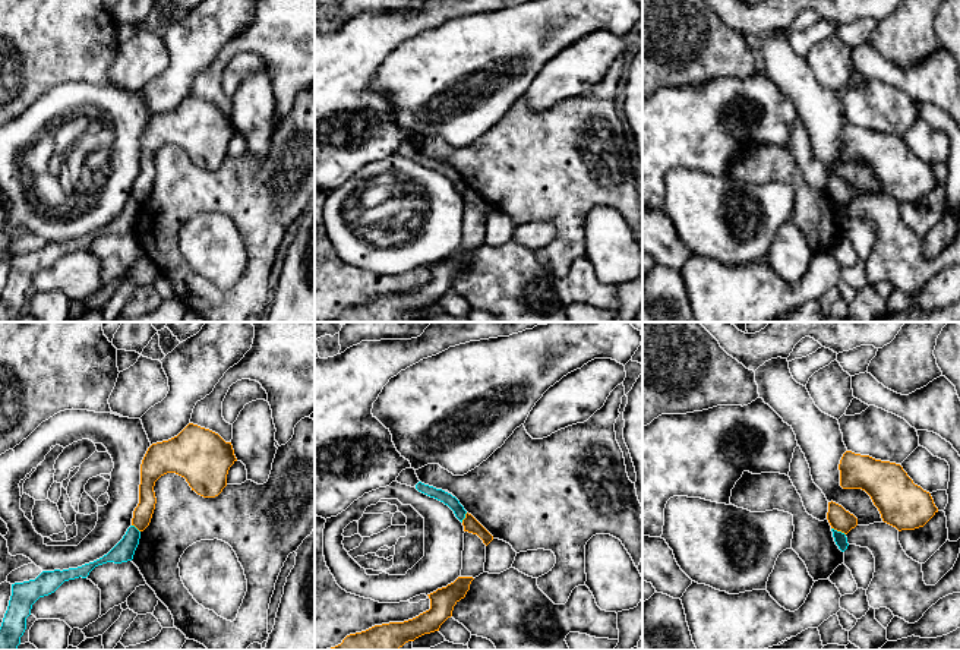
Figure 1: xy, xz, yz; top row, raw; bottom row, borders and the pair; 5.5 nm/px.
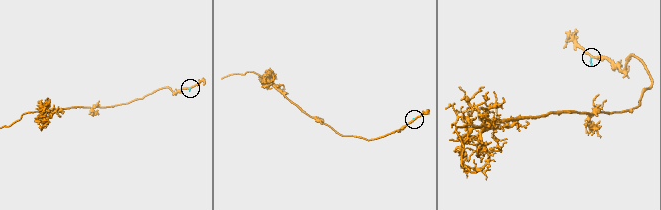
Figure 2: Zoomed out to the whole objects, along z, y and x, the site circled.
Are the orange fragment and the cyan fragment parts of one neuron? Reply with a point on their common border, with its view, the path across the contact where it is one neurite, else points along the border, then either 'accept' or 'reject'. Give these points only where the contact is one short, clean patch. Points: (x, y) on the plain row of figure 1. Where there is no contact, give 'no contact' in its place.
meets orange in yz at (839, 202); border along yz (831, 199), (845, 207); reject

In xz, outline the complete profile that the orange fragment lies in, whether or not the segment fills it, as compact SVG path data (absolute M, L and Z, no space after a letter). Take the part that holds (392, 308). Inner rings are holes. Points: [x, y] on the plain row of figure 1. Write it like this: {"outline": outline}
{"outline": "M458 249L446 259L427 266L430 281L404 294L375 297L366 303L347 307L341 316L326 322L398 322L408 313L439 303L452 288L454 278L465 269L473 249Z"}

